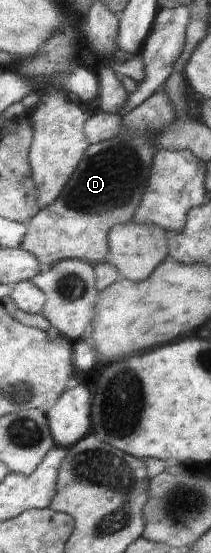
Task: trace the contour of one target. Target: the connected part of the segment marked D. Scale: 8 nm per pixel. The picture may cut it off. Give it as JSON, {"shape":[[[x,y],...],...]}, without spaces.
{"shape":[[[155,92],[135,109],[121,117],[123,132],[115,139],[91,143],[79,163],[75,174],[71,176],[66,188],[50,207],[44,207],[26,223],[27,231],[20,248],[31,252],[41,266],[51,266],[64,259],[86,259],[89,263],[104,263],[109,252],[108,236],[112,227],[132,221],[134,214],[146,192],[150,178],[151,164],[156,149],[151,144],[151,136],[170,124],[176,116],[176,108],[170,97],[164,92]]]}

